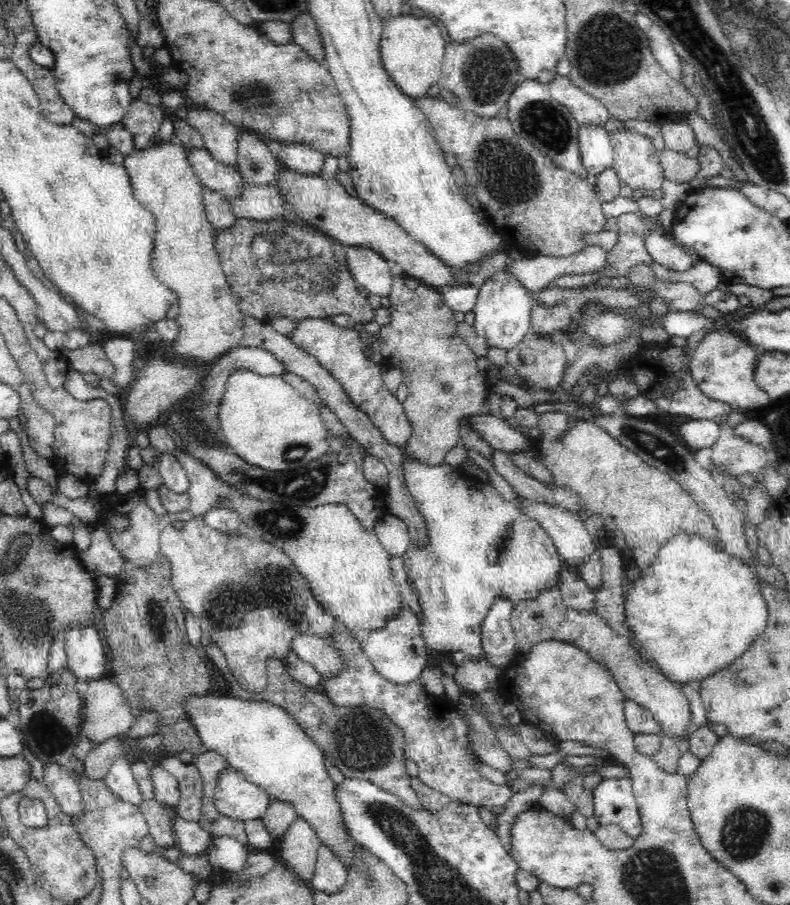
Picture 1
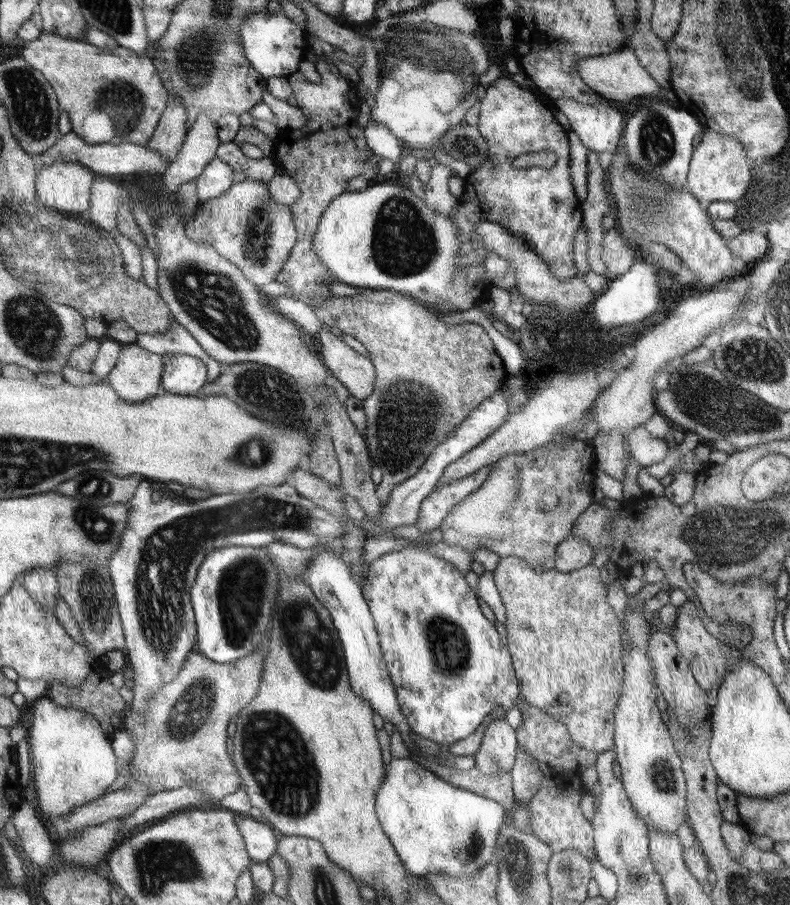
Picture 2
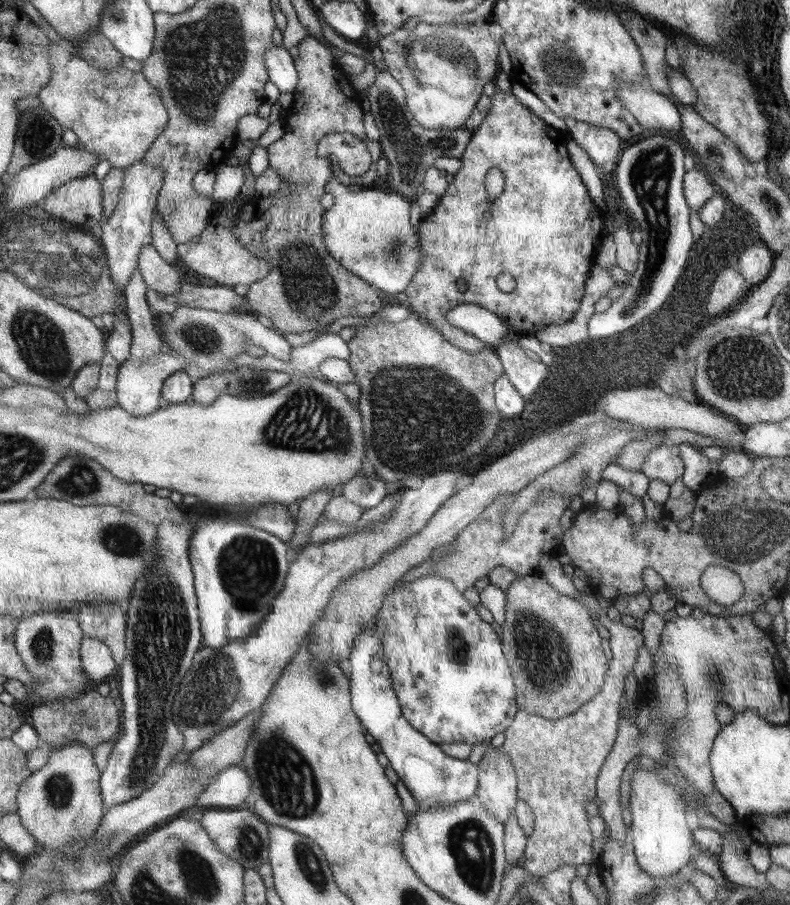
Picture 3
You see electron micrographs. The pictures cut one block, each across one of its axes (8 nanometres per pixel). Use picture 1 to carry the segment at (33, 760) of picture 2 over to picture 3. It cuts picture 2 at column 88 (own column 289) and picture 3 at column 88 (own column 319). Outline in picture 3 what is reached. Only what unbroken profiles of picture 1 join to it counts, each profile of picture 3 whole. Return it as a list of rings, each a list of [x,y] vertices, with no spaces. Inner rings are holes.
[[[77,740],[49,748],[45,766],[35,770],[17,794],[17,814],[21,816],[21,824],[45,852],[63,848],[75,838],[91,838],[103,820],[105,806],[99,784],[101,772],[91,750],[91,746]]]

